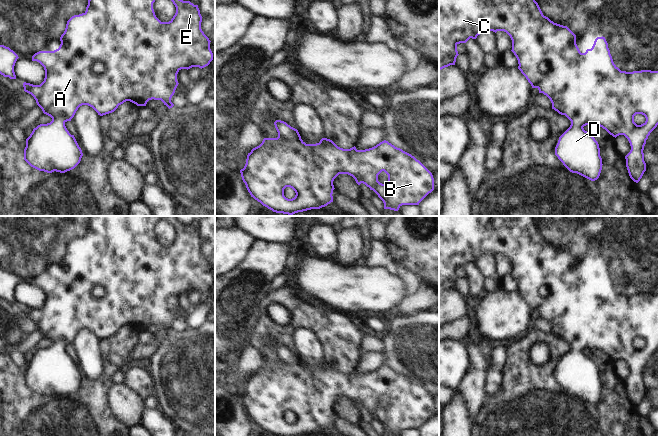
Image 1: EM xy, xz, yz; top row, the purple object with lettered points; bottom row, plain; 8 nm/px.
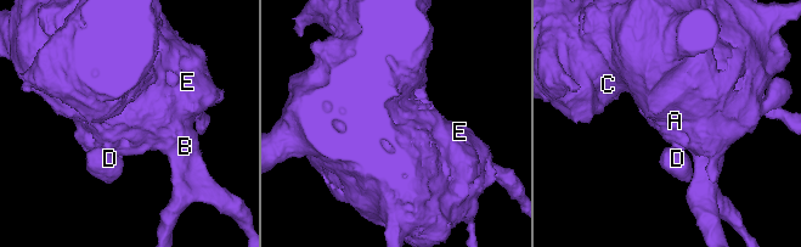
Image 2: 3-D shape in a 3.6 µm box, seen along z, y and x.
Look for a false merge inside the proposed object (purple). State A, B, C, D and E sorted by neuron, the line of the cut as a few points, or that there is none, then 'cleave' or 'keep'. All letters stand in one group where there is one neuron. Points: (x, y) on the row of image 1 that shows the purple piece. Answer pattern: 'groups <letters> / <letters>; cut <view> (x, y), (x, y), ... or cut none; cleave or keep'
groups A B C D E; cut none; keep

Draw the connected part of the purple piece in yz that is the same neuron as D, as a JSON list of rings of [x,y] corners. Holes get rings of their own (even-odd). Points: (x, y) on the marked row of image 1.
[[[439,0],[439,70],[450,65],[455,65],[456,58],[459,55],[457,51],[457,45],[460,43],[466,43],[470,38],[476,39],[477,36],[480,35],[483,31],[493,31],[495,33],[497,31],[504,31],[510,36],[512,40],[511,51],[514,53],[518,60],[519,64],[518,69],[526,77],[528,82],[531,84],[532,88],[537,88],[539,90],[539,93],[543,93],[550,99],[552,103],[552,109],[554,109],[561,115],[565,115],[571,121],[570,127],[559,137],[558,143],[555,147],[555,155],[570,172],[577,173],[591,181],[595,181],[599,178],[603,165],[602,158],[600,156],[599,144],[595,140],[595,138],[587,131],[585,131],[583,128],[586,125],[591,126],[599,125],[615,138],[619,135],[624,135],[628,139],[631,146],[631,150],[625,156],[626,167],[630,178],[636,183],[640,181],[644,172],[646,171],[646,163],[644,161],[643,153],[644,146],[646,144],[648,136],[658,125],[658,71],[651,70],[641,70],[633,72],[621,71],[614,64],[612,56],[610,54],[610,50],[608,48],[608,43],[605,37],[603,36],[597,37],[595,39],[591,49],[587,49],[585,53],[581,53],[576,44],[576,35],[567,26],[554,23],[548,17],[544,16],[538,3],[535,0]],[[636,114],[644,115],[646,121],[641,125],[637,125],[634,122],[634,116]]]

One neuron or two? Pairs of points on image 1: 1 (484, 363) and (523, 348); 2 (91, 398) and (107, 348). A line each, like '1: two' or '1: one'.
1: two
2: one

